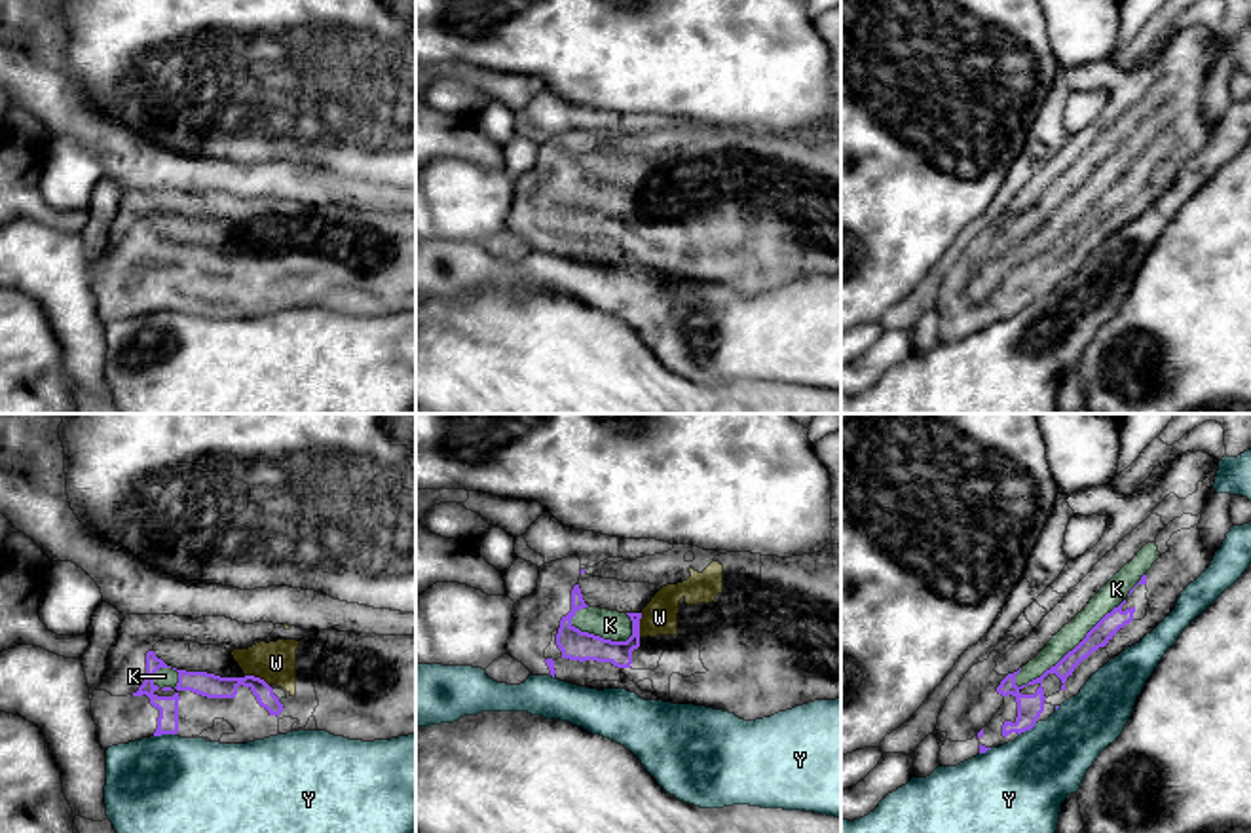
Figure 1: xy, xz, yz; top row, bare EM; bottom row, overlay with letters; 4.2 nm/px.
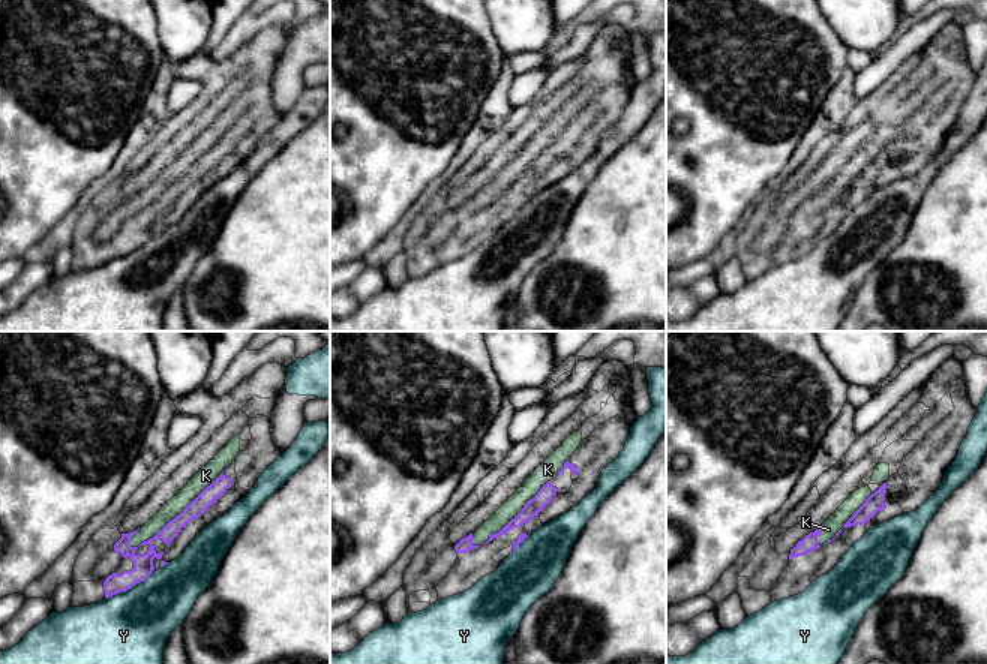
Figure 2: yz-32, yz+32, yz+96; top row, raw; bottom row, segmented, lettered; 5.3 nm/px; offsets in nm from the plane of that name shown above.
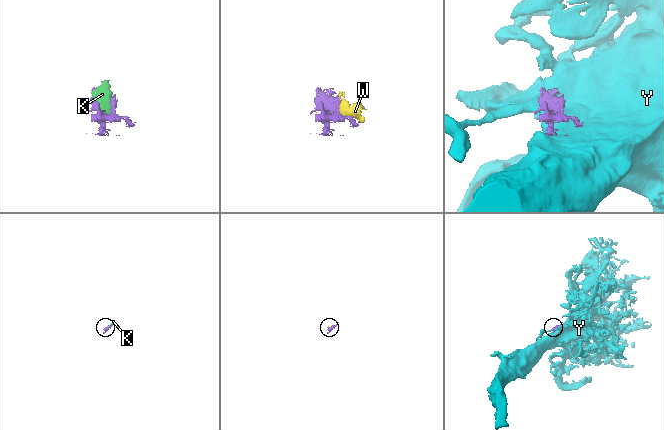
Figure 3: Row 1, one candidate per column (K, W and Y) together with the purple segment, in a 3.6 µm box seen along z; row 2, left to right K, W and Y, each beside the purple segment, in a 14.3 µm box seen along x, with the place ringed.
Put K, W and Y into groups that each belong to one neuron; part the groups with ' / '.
K W / Y

